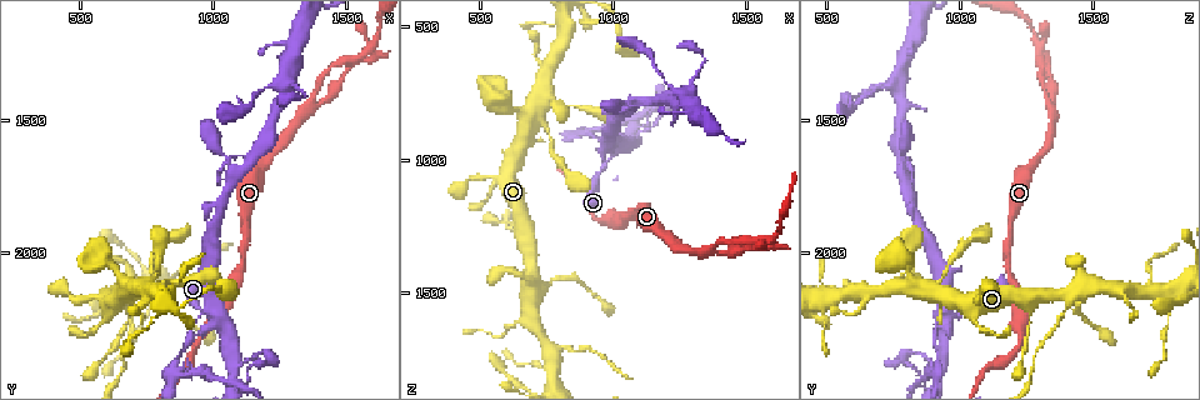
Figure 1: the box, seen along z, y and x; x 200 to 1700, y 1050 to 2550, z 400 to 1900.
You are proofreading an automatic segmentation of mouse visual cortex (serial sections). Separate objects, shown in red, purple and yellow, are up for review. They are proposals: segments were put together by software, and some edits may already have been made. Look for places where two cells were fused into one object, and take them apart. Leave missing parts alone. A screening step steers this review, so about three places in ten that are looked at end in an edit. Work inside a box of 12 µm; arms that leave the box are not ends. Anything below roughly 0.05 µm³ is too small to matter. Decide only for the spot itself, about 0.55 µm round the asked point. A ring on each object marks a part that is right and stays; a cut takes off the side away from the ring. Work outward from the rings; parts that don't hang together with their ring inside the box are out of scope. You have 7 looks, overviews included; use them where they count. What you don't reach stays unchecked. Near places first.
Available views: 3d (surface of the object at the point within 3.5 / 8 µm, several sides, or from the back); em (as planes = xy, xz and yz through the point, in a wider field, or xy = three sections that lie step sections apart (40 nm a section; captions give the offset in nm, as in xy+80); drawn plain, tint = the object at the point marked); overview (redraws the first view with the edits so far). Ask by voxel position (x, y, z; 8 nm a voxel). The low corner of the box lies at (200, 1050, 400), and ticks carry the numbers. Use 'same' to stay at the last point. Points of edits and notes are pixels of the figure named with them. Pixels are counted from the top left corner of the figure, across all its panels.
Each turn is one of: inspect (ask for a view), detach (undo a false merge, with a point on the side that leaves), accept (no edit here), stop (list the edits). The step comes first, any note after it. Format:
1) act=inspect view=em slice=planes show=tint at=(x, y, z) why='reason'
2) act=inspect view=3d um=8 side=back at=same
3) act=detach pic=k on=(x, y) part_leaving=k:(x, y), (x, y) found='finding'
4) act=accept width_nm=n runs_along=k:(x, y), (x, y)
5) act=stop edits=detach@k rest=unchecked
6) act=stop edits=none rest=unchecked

act=inspect view=3d um=8 at=(1000, 2240, 970) why='four arms meet'

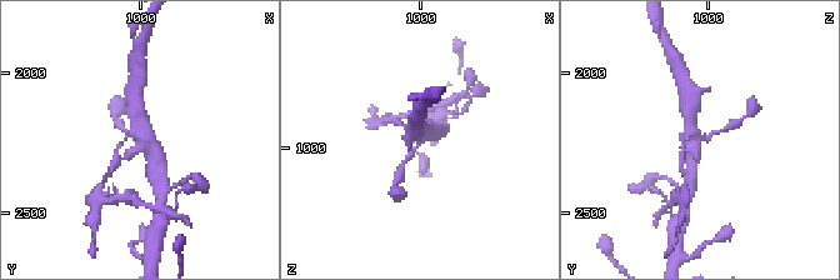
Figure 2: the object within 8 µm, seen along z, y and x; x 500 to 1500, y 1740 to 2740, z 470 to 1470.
act=inspect view=em slice=planes show=tint at=(1000, 2230, 960) why='need the tissue'

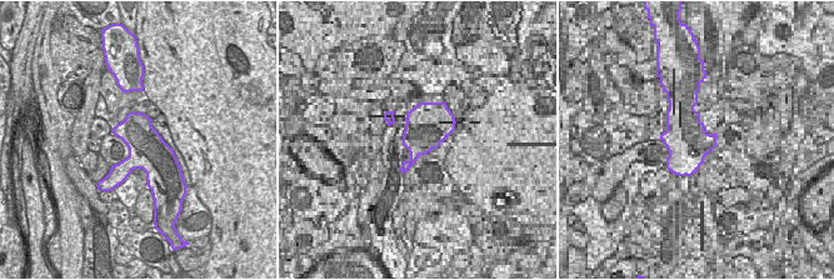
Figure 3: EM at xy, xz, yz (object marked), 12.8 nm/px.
act=detach pic=2 on=(116, 159) part_leaving=2:(126, 138), (101, 184) found='two cells meet here'

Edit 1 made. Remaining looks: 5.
act=inspect view=overview

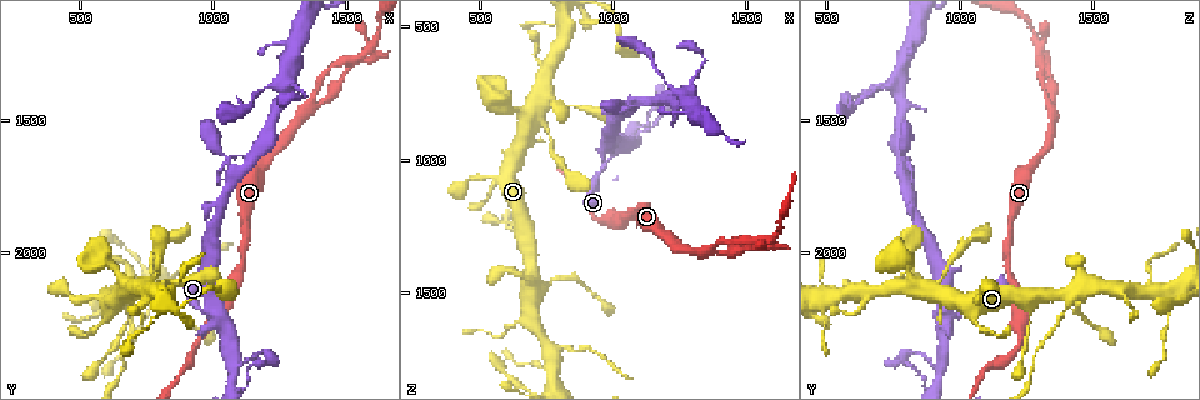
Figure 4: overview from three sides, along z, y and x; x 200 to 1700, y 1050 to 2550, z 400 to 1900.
act=inspect view=3d um=3.5 at=(680, 2200, 1260) why='thin arm on a thick one'

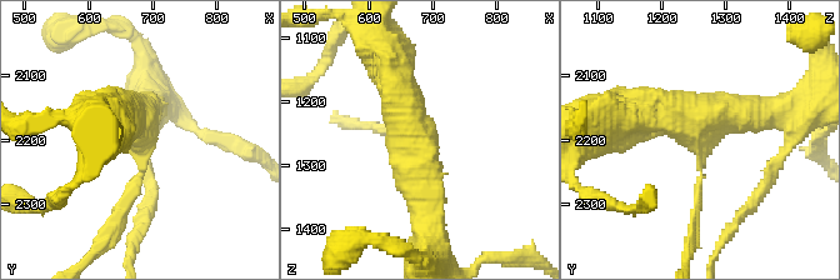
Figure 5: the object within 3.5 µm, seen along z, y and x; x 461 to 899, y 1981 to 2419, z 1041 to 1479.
act=inspect view=em slice=xy step=5 show=tint at=(685, 2195, 1265) arms=3 arm_widths_nm=100,400,500 why='now the EM'

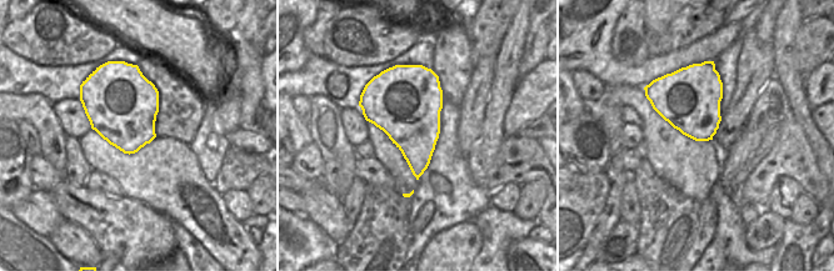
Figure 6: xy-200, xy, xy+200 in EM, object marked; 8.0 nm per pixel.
act=accept runs_along=5:(383, 49), (421, 158), (429, 224) found='one cell here'

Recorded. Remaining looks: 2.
act=inspect view=3d um=3.5 at=(1360, 1450, 1330) why='side arm on a straight run'

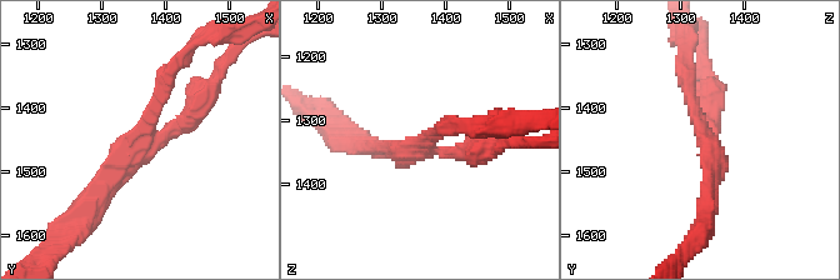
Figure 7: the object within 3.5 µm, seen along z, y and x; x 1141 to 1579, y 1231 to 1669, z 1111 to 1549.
act=inspect view=em slice=xy step=5 show=tint at=(1370, 1445, 1340) arms=3 arm_widths_nm=200,250,300 why='need the tissue'

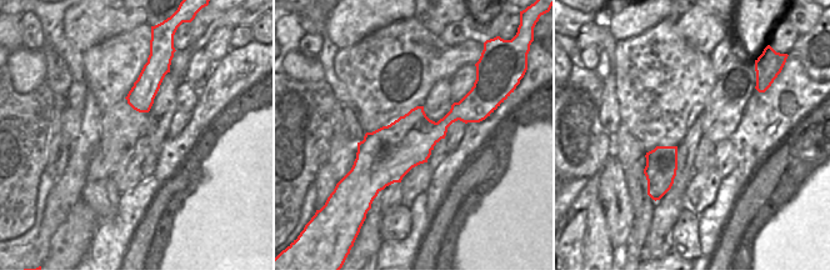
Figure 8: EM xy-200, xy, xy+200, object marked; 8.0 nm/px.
act=detach pic=7 on=(716, 98) part_leaving=7:(714, 131), (710, 81), (701, 50) found='two cells meet here'

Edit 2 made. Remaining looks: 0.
act=stop edits=detach@2,detach@7 rest=unchecked

